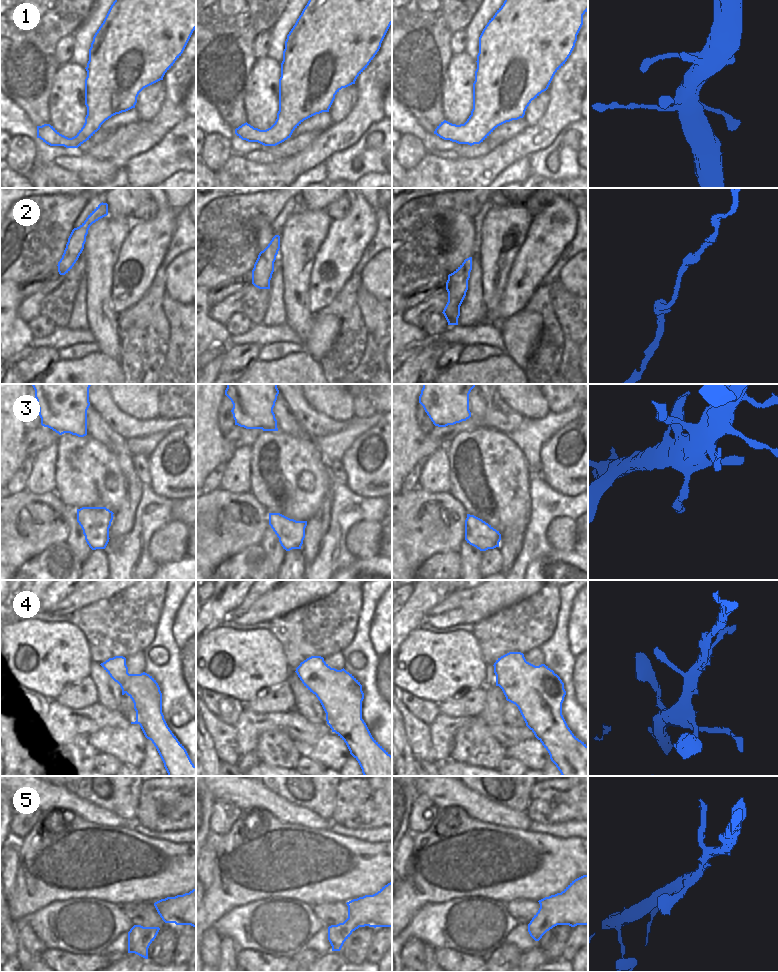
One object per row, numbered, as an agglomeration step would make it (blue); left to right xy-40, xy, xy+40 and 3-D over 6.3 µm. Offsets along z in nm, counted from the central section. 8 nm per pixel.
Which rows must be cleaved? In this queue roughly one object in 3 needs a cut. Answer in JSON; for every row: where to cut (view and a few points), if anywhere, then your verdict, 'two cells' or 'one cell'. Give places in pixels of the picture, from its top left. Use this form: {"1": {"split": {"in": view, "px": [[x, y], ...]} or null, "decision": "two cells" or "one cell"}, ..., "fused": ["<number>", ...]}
{"1": {"split": null, "decision": "one cell"}, "2": {"split": null, "decision": "one cell"}, "3": {"split": null, "decision": "one cell"}, "4": {"split": null, "decision": "one cell"}, "5": {"split": null, "decision": "one cell"}, "fused": []}

